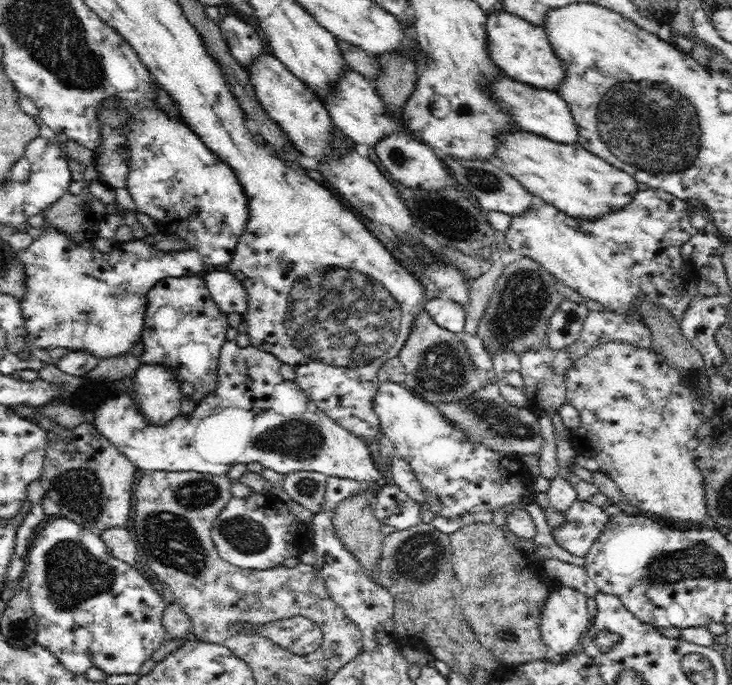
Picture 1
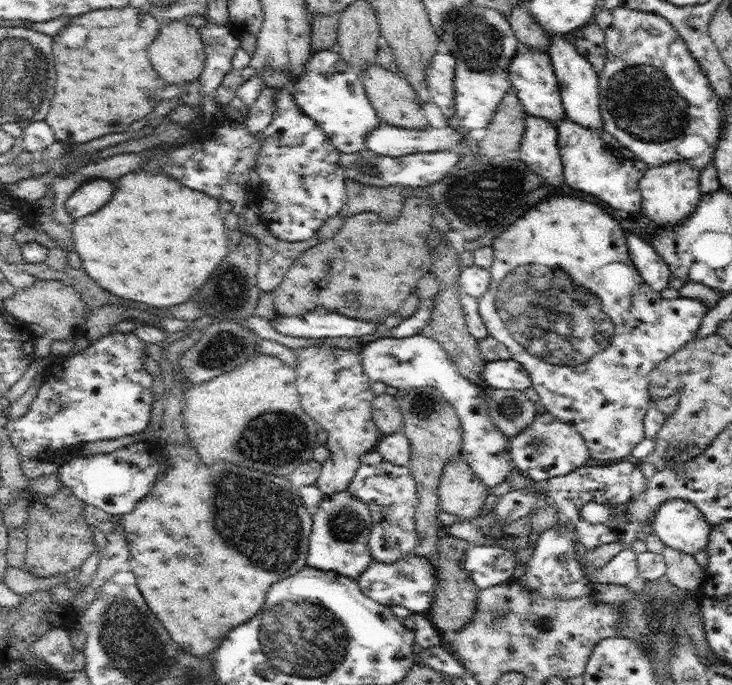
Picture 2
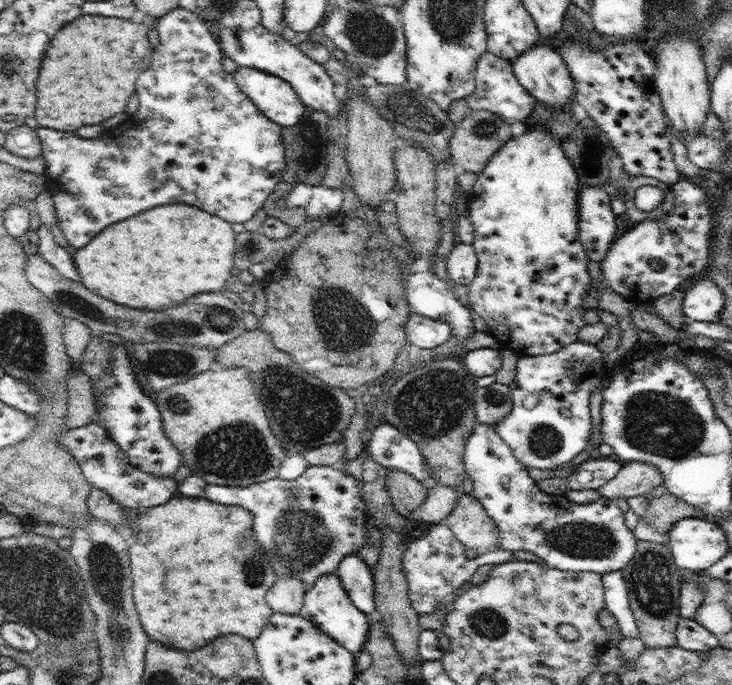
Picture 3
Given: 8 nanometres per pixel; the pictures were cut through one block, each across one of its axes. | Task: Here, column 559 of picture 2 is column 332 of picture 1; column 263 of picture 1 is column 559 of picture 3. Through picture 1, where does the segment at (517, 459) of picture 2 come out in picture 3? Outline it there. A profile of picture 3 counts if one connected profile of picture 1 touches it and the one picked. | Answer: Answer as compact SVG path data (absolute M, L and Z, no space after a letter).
M576 341L554 354L522 356L517 363L514 381L509 384L512 410L494 425L498 436L512 449L514 456L527 468L550 469L562 466L578 456L590 442L592 419L590 418L590 396L600 387L608 374L604 363L607 355L597 350L595 344Z

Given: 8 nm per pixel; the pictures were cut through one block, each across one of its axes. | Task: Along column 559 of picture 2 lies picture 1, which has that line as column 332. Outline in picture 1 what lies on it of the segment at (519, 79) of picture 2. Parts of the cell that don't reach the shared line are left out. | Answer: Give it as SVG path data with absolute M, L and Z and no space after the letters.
M351 67L346 69L340 80L332 86L332 92L328 92L326 98L321 102L330 114L333 125L346 137L349 137L354 144L364 143L375 148L380 140L384 140L392 132L406 130L399 115L390 117L386 113L382 96L378 95L373 84L366 77L362 77L358 72L352 70Z

